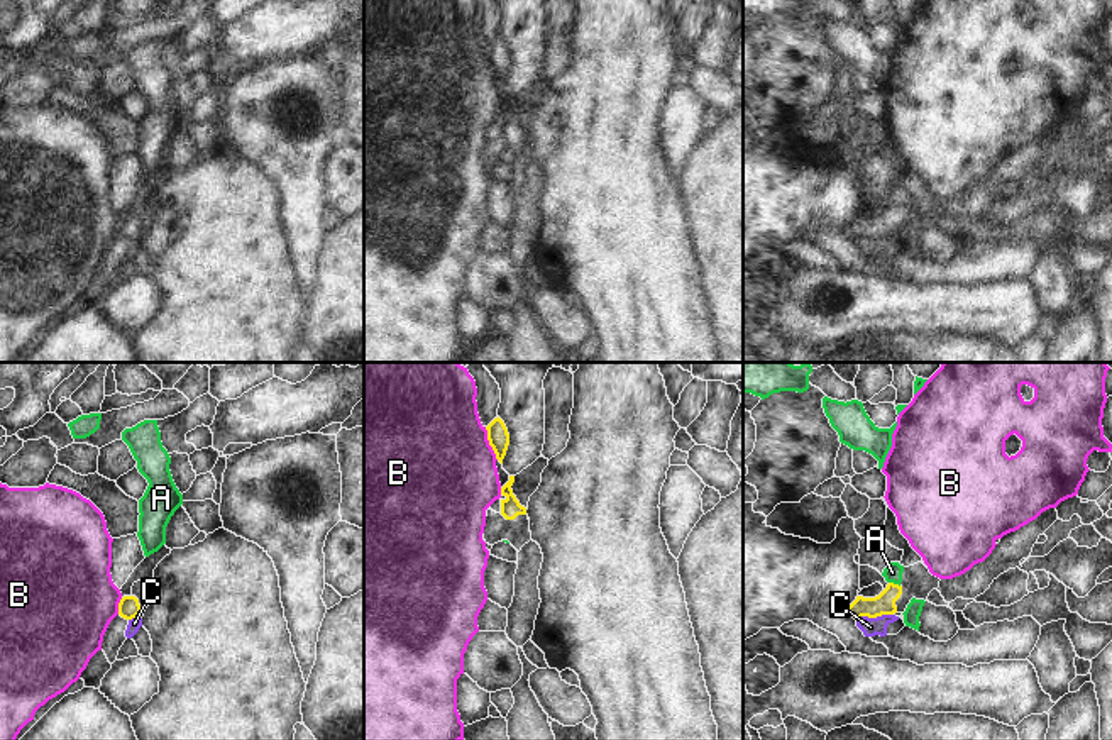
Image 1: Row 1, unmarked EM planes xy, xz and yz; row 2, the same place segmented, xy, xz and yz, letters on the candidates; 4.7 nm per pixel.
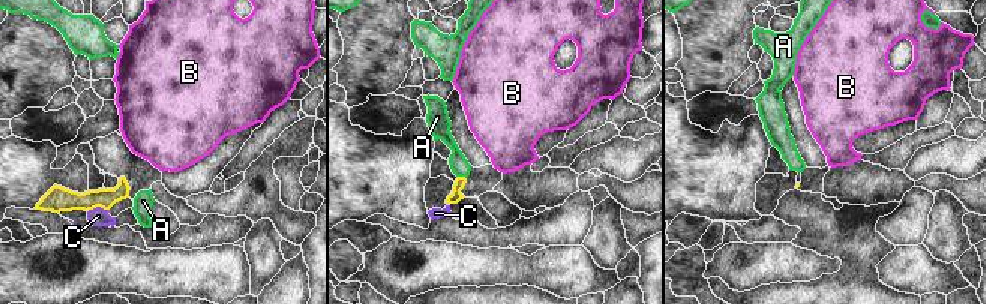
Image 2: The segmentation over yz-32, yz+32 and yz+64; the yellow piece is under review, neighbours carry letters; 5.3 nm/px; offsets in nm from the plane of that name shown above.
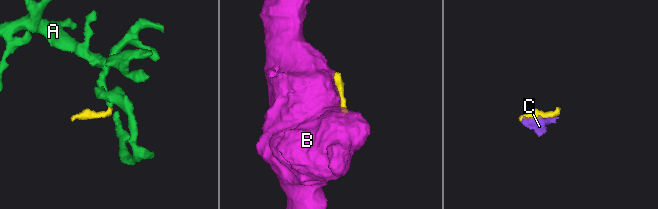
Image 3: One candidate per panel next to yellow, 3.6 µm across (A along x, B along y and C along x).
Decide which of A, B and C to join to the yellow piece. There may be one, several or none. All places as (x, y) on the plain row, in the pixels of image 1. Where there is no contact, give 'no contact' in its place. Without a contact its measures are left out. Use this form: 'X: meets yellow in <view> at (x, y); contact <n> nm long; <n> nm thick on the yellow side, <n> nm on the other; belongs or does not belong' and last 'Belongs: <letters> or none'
A: meets yellow in yz at (892, 204); contact 60 nm long; 100 nm thick on the yellow side, 90 nm on the other; does not belong
B: meets yellow in xz at (489, 65); contact 170 nm long; 100 nm thick on the yellow side, 500 nm on the other; does not belong
C: meets yellow in yz at (874, 237); contact 180 nm long; 100 nm thick on the yellow side, 90 nm on the other; does not belong
Belongs: none

